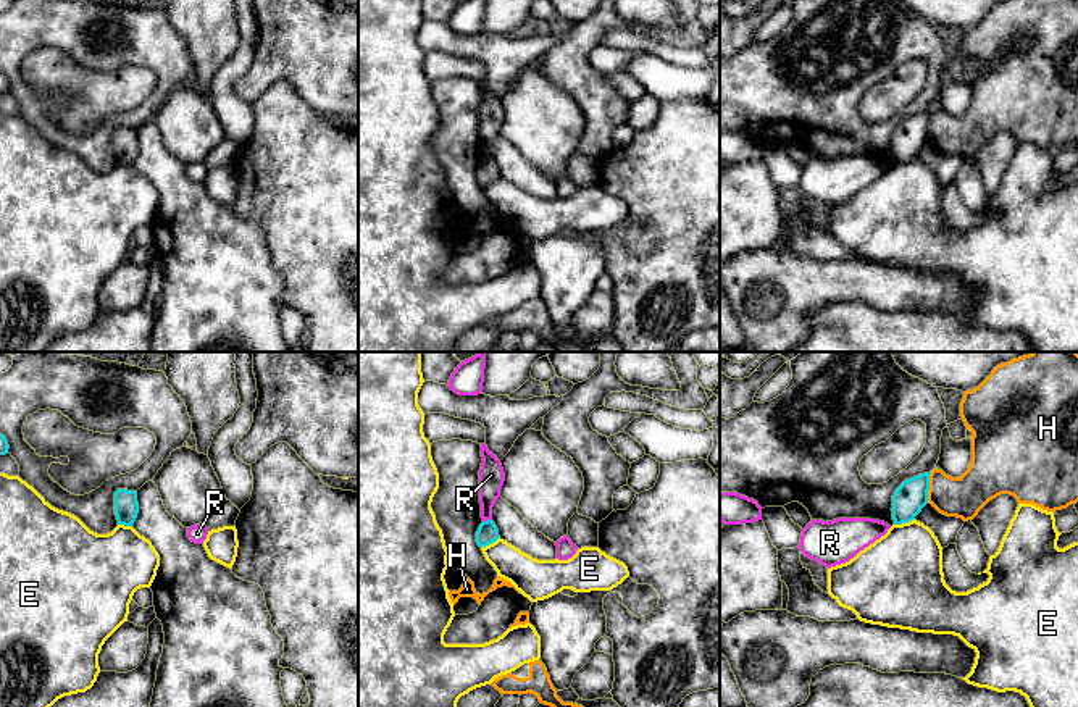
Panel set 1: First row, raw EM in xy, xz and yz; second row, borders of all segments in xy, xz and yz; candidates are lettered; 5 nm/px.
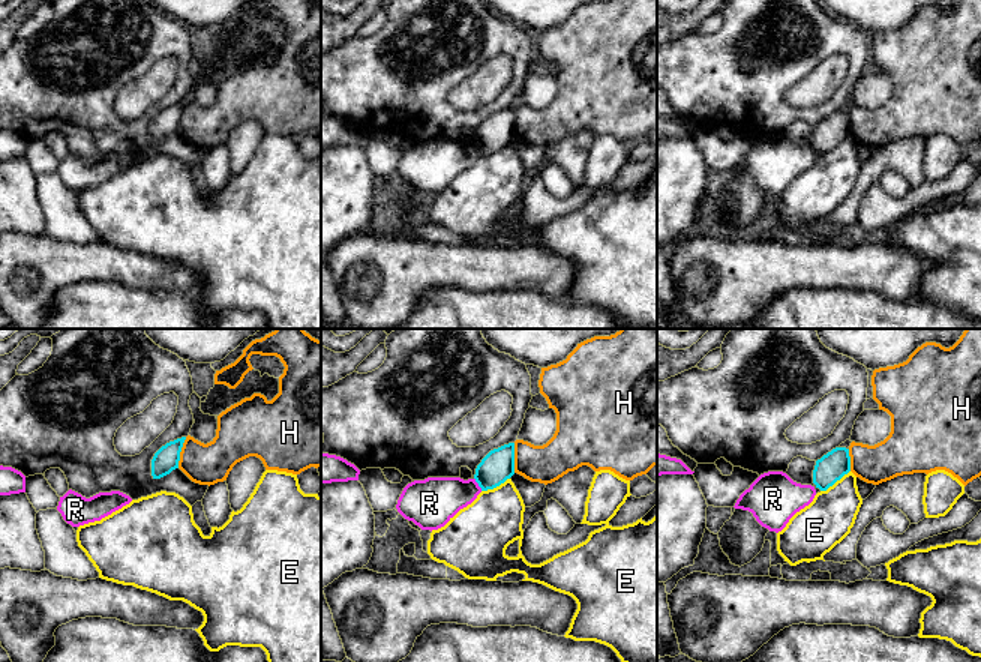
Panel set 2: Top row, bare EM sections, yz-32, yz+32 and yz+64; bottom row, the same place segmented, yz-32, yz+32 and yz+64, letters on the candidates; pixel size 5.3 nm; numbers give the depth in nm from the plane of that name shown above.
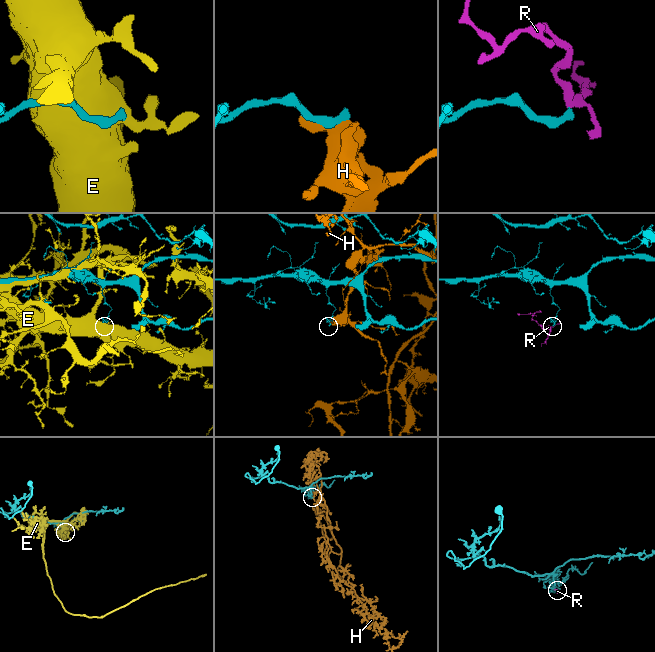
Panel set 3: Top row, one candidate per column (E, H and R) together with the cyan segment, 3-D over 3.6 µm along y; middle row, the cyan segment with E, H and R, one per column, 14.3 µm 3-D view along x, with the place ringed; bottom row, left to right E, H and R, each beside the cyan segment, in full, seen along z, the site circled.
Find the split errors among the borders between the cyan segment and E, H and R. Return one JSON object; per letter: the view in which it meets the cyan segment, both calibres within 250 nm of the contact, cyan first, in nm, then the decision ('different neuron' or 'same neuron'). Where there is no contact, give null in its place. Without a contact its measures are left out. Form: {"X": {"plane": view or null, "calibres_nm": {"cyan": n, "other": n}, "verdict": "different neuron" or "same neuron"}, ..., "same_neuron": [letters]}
{"E": {"plane": "xz", "calibres_nm": {"cyan": 110, "other": 180}, "verdict": "different neuron"}, "H": {"plane": "yz", "calibres_nm": {"cyan": 160, "other": 200}, "verdict": "different neuron"}, "R": {"plane": "xz", "calibres_nm": {"cyan": 110, "other": 130}, "verdict": "different neuron"}, "same_neuron": []}

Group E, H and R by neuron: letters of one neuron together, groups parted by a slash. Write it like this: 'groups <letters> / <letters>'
groups E / H / R

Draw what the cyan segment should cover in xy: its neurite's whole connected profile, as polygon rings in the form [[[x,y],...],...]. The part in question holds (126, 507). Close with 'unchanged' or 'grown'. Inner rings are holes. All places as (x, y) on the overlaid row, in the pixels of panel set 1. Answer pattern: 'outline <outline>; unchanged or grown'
outline [[[118,489],[115,492],[115,515],[118,525],[132,526],[139,513],[137,492]]]; unchanged

